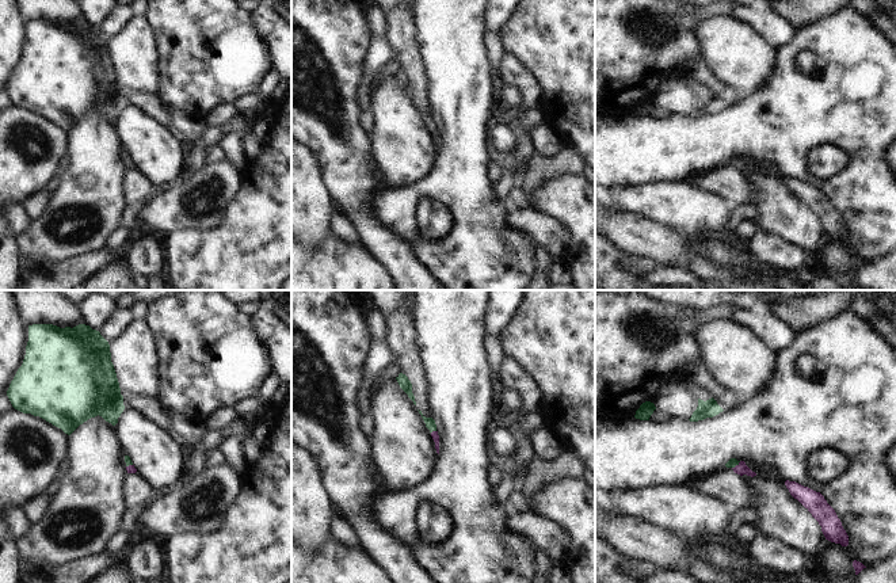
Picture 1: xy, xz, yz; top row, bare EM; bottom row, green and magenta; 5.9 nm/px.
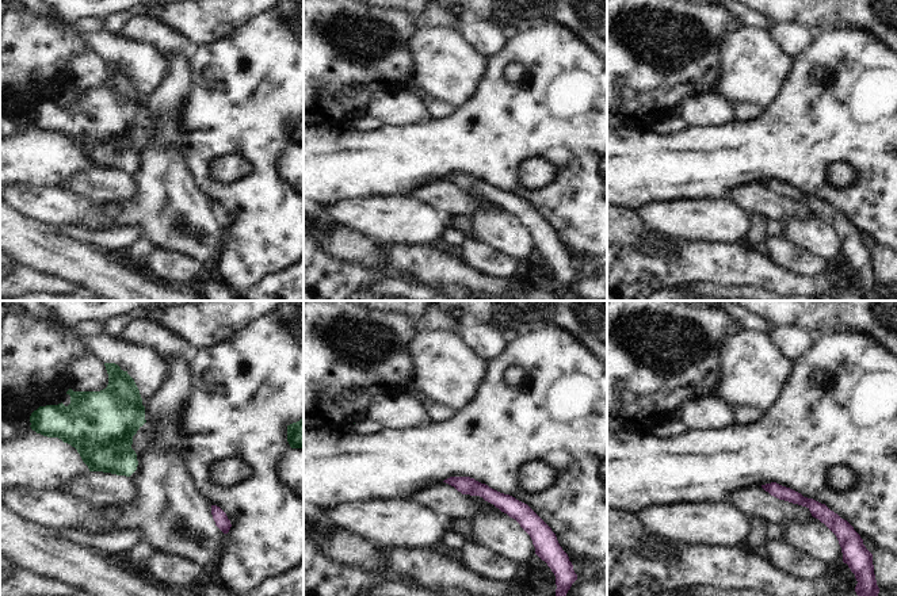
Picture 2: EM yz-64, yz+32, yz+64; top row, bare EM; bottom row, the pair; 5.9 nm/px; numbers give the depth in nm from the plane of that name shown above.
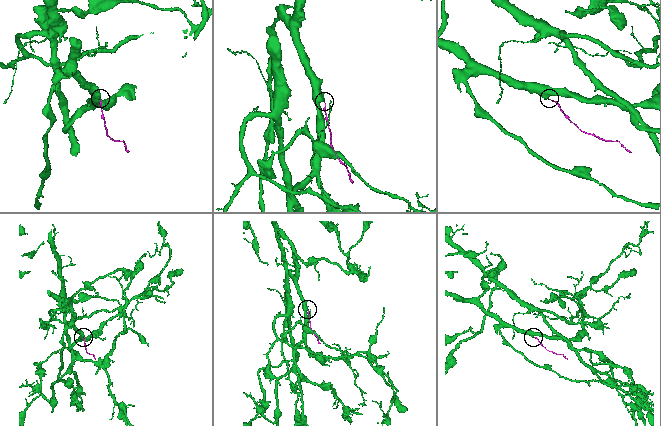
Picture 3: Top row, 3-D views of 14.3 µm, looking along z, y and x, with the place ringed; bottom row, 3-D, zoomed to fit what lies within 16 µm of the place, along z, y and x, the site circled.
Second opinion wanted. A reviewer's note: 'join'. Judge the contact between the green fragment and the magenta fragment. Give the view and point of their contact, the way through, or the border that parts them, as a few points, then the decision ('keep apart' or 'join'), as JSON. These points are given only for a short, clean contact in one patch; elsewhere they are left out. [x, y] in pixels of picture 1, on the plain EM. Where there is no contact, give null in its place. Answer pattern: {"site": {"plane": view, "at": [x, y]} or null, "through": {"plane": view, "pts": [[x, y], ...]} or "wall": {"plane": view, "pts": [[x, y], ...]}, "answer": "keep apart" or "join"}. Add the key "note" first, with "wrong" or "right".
{"note": "right", "site": {"plane": "xz", "at": [433, 126]}, "through": {"plane": "xz", "pts": [[430, 119], [433, 126], [434, 130]]}, "answer": "join"}

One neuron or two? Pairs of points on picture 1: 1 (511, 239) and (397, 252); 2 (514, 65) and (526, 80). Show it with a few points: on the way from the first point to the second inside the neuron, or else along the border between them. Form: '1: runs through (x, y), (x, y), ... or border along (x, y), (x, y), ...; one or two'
1: border along (391, 229), (412, 247), (434, 275); two
2: runs through (515, 69), (522, 76); one

